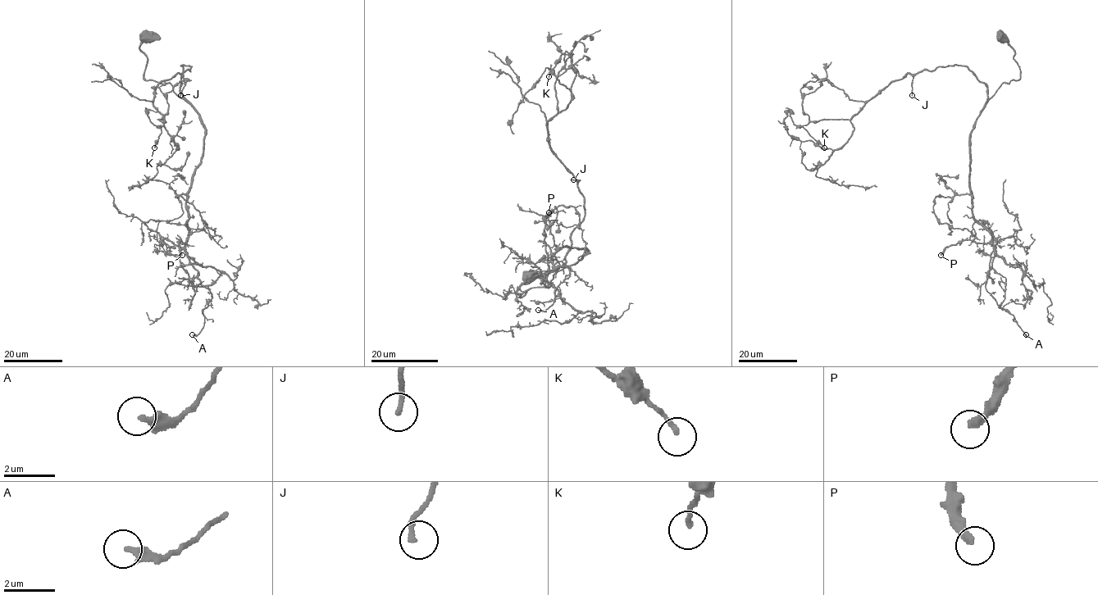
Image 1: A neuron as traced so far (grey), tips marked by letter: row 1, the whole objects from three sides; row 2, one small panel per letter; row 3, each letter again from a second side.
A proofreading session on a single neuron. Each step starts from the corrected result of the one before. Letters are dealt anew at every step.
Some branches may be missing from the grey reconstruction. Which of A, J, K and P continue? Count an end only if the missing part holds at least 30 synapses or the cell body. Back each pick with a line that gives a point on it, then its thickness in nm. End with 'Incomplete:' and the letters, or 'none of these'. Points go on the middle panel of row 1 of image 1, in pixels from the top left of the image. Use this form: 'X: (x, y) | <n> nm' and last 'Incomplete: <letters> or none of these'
P: (548, 212) | 240 nm
Incomplete: P

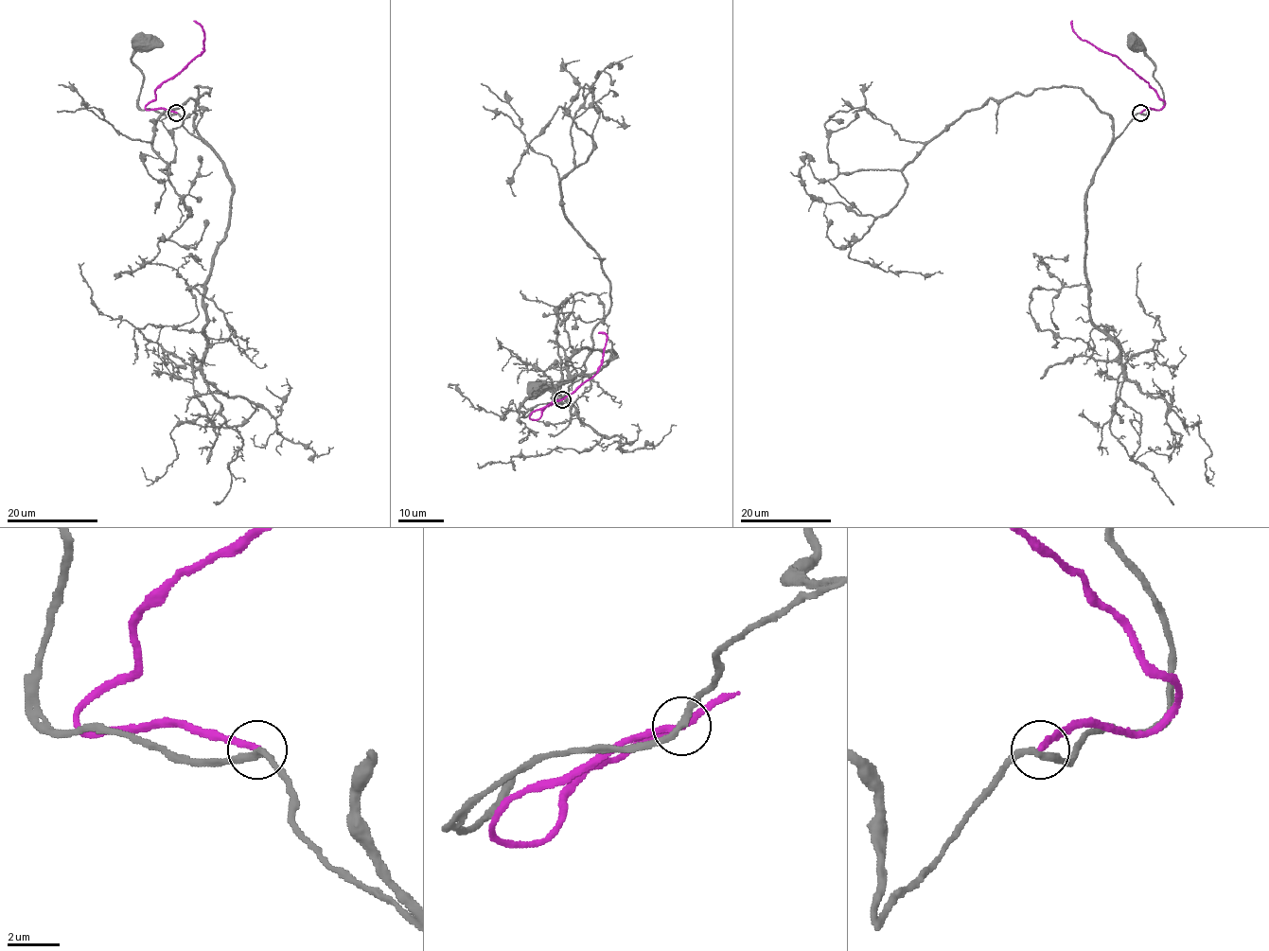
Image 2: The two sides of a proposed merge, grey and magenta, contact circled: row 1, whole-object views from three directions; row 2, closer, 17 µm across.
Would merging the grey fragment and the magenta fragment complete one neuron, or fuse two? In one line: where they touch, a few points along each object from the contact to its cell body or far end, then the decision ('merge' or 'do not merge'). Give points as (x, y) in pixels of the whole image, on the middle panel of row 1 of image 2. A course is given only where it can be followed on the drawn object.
(562, 399) | grey via (562, 398), (536, 404), (522, 417), (532, 408), (526, 409), (522, 404), (537, 388) | magenta via (562, 398), (536, 409), (529, 417), (537, 419), (546, 407), (572, 394), (597, 373), (607, 336), (598, 333) | do not merge

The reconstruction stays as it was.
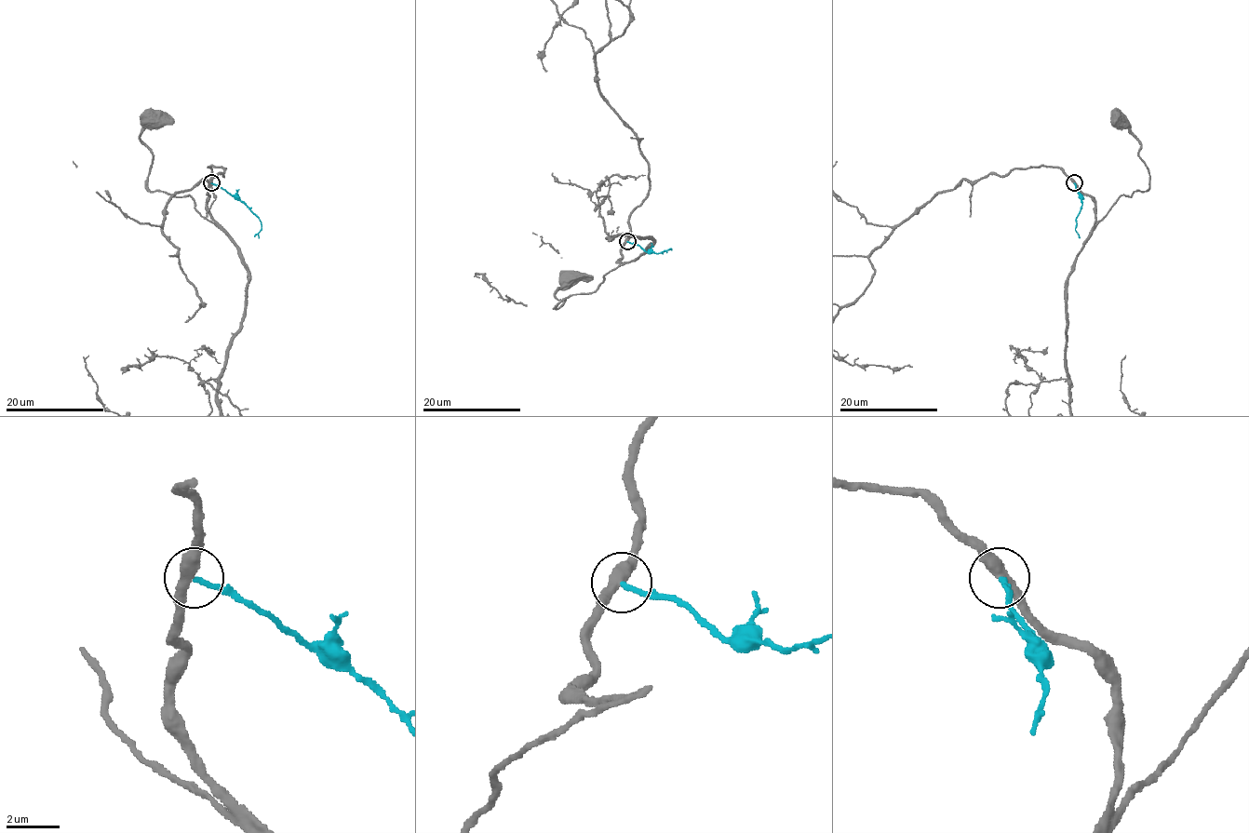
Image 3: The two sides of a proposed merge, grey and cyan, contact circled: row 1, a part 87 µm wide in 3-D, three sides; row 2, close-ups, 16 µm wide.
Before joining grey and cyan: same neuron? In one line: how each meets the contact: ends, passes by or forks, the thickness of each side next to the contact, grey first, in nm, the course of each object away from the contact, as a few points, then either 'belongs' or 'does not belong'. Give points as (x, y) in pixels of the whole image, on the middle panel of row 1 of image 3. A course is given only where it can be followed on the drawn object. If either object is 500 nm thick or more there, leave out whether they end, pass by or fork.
grey passes by | cyan ends | 420/180 nm | grey via (626, 241), (620, 264), (598, 287), (569, 295), (555, 308), (565, 299), (555, 295), (570, 278) | cyan via (626, 241), (657, 253), (671, 248), (667, 252) | does not belong

